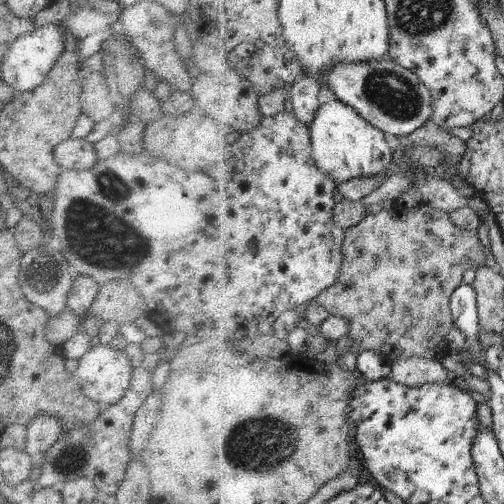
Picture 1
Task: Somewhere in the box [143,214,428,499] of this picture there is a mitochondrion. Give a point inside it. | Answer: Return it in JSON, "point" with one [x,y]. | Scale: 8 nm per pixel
{"point":[242,448]}

